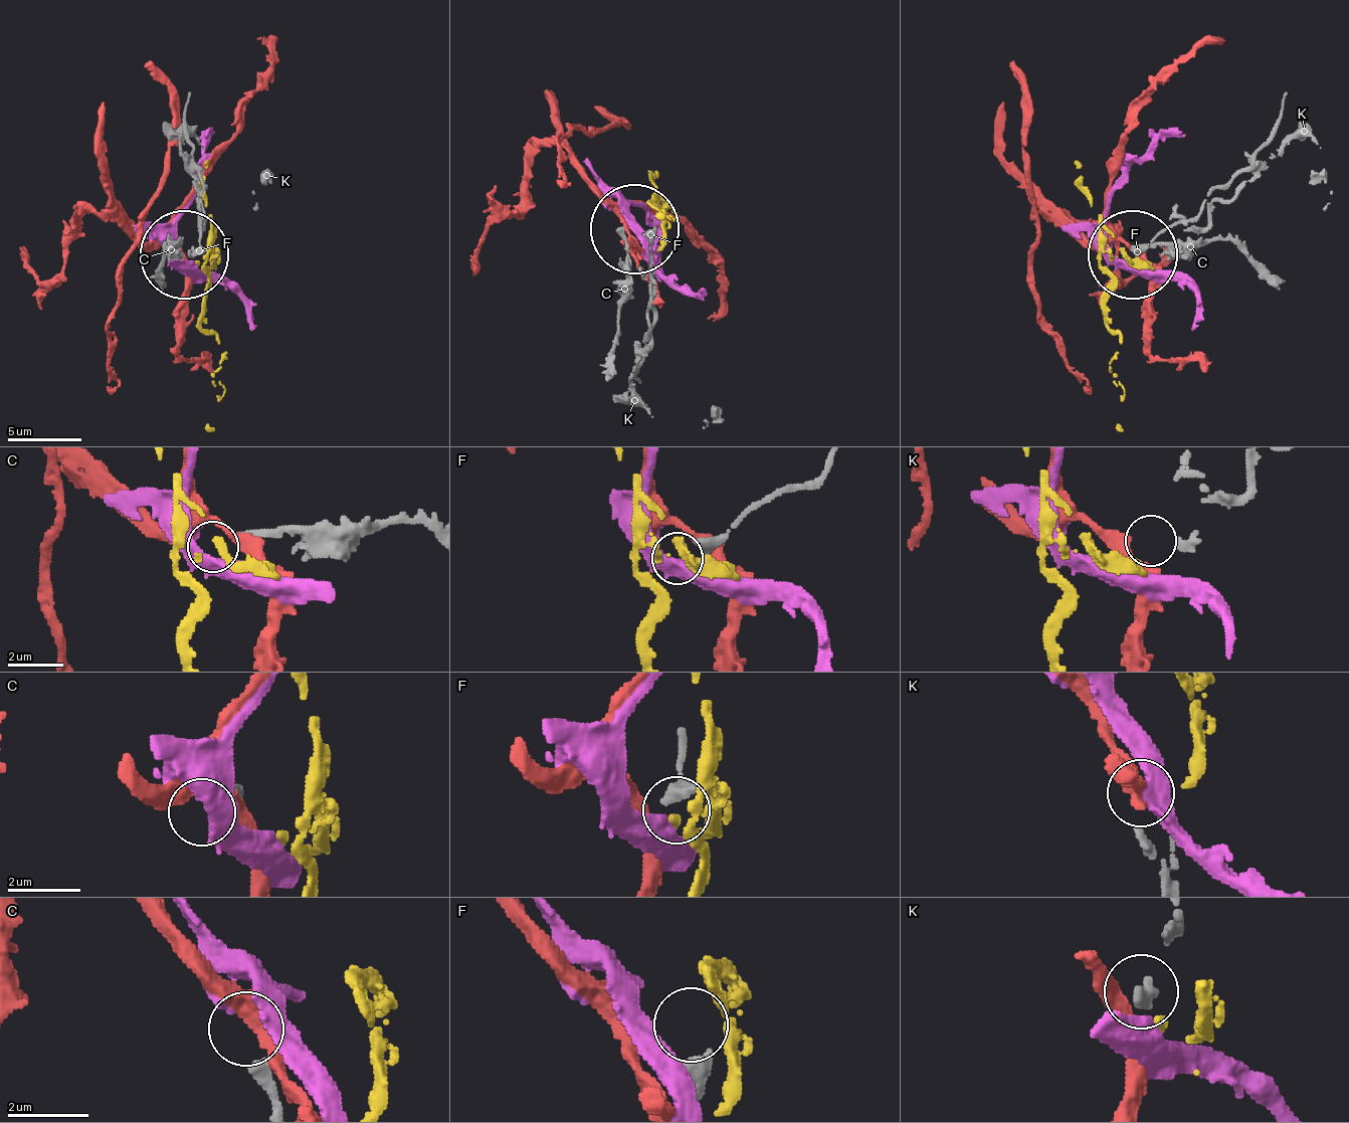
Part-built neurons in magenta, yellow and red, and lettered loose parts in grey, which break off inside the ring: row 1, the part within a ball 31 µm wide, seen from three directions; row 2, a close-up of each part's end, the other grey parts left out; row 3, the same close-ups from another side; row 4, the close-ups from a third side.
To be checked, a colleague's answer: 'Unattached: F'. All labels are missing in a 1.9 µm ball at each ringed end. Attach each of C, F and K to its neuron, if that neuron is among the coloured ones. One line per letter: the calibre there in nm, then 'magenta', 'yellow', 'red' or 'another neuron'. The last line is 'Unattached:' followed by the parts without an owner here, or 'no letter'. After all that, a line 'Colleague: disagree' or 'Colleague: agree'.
C: calibre 360 nm; magenta
F: calibre 480 nm; another neuron
K: calibre 320 nm; yellow
Unattached: F
Colleague: agree

